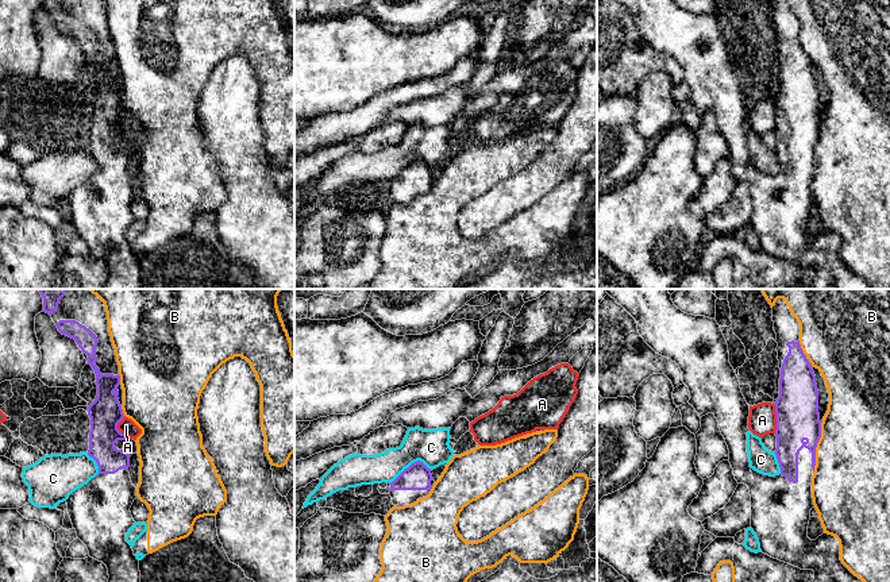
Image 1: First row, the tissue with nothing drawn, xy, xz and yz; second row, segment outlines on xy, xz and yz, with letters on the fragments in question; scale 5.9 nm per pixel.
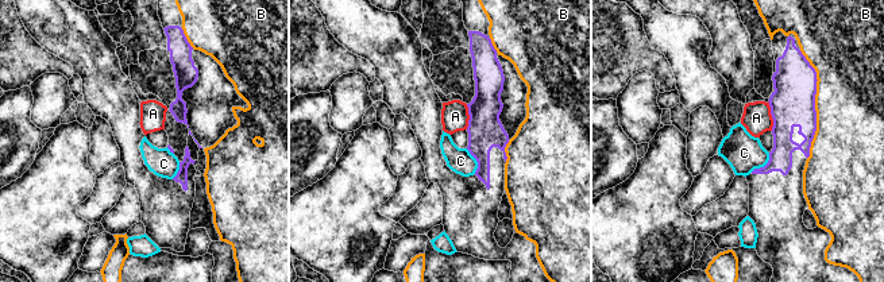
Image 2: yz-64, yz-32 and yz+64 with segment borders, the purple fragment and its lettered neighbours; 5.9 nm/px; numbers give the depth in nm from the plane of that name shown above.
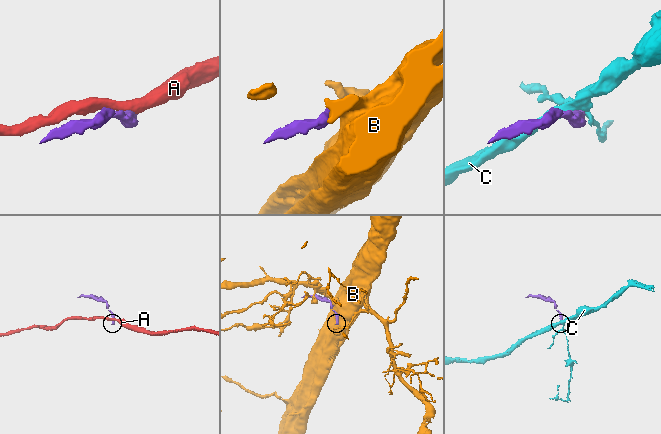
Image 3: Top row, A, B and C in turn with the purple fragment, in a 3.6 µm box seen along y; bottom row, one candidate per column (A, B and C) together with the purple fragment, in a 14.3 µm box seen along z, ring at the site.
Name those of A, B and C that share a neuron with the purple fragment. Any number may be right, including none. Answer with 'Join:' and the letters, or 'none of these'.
Join: none of these

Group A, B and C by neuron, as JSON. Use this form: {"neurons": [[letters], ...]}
{"neurons": [["A"], ["B"], ["C"]]}

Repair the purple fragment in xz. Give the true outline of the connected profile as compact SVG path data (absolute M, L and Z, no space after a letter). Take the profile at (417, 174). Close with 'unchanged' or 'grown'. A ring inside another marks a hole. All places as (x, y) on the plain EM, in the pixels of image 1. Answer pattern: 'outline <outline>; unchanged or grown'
outline M417 158L405 166L393 180L390 180L390 194L393 203L404 204L427 194L435 181L431 166Z; grown

